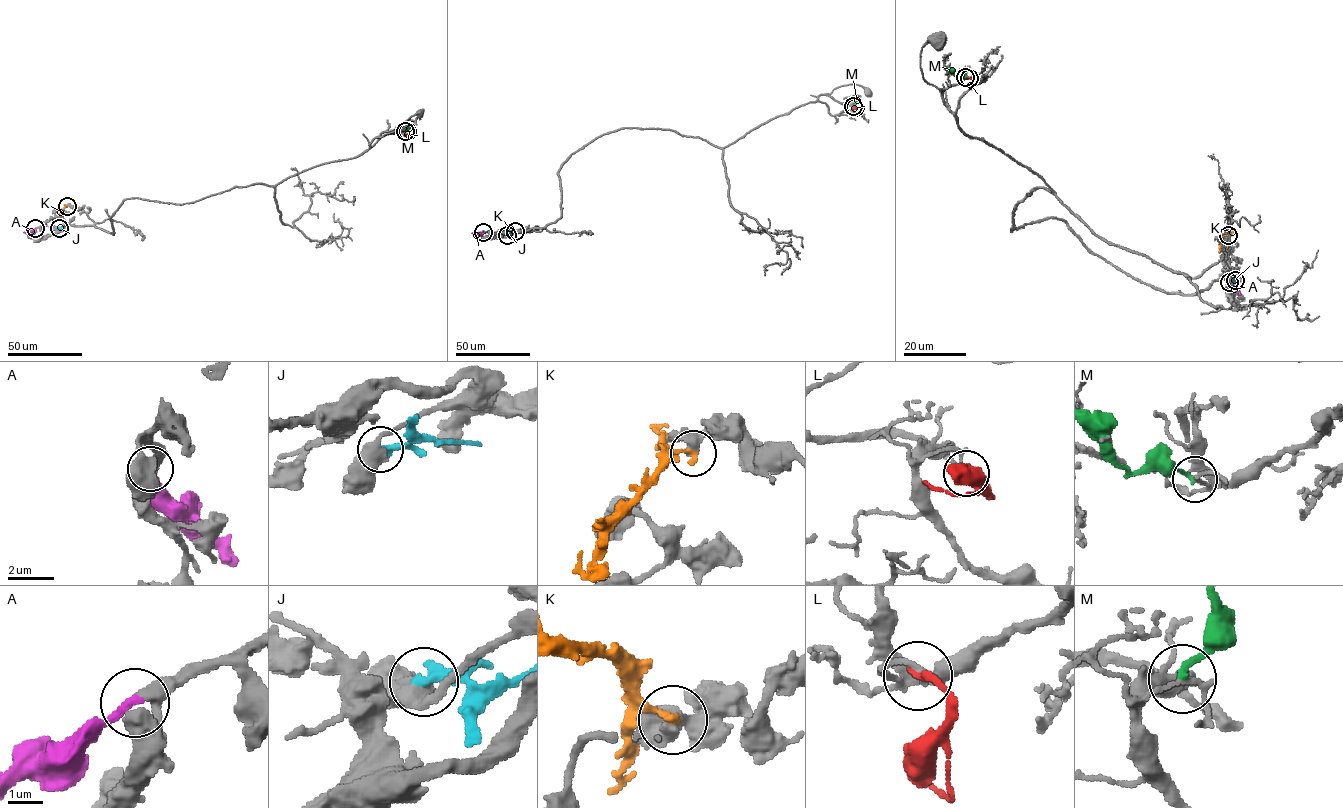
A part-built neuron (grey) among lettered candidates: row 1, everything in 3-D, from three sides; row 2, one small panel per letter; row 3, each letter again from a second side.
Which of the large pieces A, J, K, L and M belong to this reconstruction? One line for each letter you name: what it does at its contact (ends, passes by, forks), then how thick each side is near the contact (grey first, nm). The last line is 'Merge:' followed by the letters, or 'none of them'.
A: it ends | 320/240 nm
Merge: A

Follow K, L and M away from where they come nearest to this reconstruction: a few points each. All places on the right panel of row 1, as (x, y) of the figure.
K: (1227, 235), (1222, 239), (1220, 250), (1219, 248)
L: (969, 77), (972, 89), (970, 88)
M: (965, 77), (956, 76), (946, 67)

